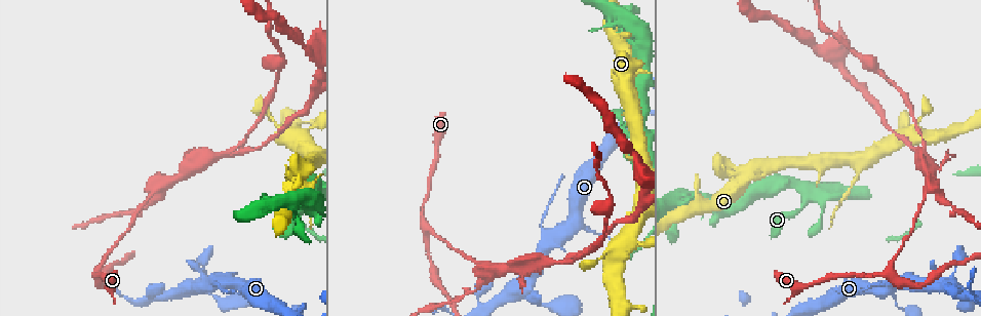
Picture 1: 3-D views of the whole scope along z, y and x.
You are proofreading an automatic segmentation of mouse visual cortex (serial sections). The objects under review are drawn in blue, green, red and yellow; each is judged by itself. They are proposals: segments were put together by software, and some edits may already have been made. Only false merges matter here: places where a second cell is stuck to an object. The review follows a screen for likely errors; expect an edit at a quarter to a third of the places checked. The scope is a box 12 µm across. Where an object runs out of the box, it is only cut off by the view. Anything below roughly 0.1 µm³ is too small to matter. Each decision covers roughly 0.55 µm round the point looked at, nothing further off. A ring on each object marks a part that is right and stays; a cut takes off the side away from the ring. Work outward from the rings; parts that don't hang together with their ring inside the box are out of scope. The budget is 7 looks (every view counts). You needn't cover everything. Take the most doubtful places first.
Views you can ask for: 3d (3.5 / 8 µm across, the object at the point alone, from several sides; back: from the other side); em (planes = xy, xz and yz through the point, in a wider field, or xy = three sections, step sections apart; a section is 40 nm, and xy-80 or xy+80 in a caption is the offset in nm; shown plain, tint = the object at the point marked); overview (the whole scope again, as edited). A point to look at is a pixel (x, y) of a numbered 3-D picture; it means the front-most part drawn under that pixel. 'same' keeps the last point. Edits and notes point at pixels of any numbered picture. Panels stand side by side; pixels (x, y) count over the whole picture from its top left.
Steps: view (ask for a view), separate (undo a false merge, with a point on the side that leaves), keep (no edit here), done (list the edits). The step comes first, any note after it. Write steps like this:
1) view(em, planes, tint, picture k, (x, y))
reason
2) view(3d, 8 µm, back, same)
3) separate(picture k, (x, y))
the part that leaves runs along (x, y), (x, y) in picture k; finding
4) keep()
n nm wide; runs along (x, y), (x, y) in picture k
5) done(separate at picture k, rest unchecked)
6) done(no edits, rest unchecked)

view(3d, 3.5 µm, back, picture 1, (962, 290))
a narrow waist

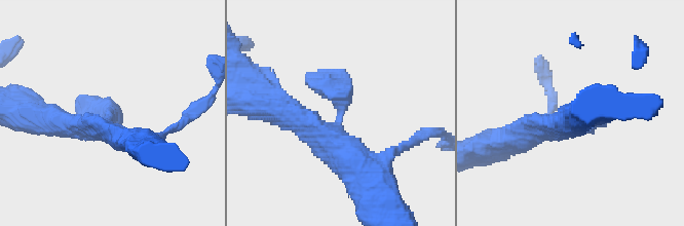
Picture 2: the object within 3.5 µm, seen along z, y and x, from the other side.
view(em, planes, tint, picture 2, (341, 117))

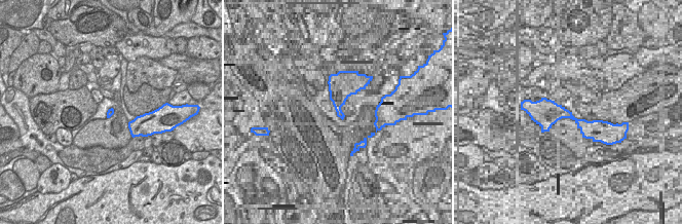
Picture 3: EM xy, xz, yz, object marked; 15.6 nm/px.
view(em, xy, step 1, tint, same)

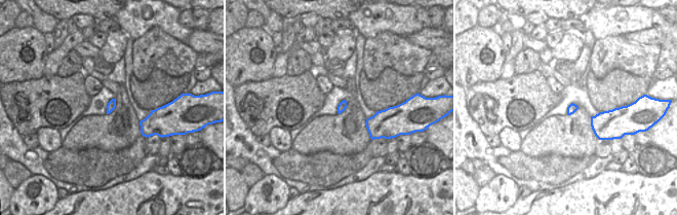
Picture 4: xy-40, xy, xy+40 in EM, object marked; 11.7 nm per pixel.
keep()
runs along (571, 121), (611, 99) in picture 2; all the same cell

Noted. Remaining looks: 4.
view(3d, 3.5 µm, picture 1, (424, 227))
calibre changes

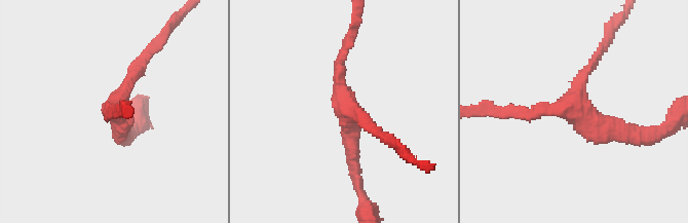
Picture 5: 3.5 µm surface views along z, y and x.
view(em, xy, step 5, tint, picture 5, (571, 103))
3 arms; arms of 150, 150, 250 nm; now the EM

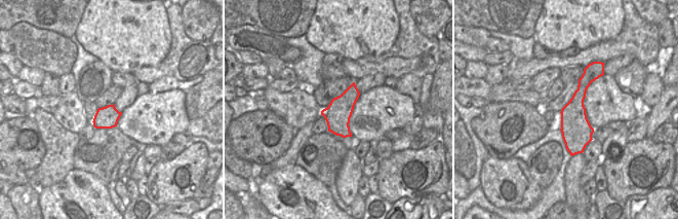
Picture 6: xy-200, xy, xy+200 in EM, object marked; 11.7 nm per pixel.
keep()
300 nm wide; runs along (586, 73), (574, 108), (573, 151) in picture 6; one cell here

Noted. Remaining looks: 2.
view(3d, 3.5 µm, picture 1, (158, 187))
sharp bend

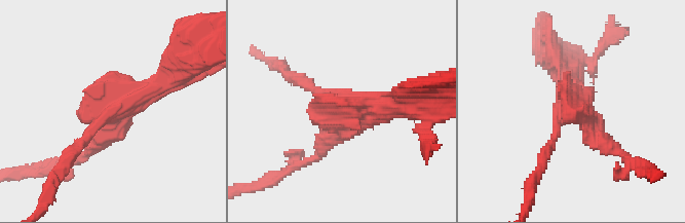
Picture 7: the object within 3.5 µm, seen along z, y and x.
view(em, xy, step 2, tint, picture 7, (566, 106))
need the tissue

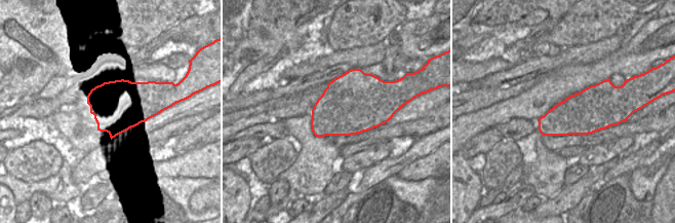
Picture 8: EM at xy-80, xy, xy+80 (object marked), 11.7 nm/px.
separate(picture 7, (324, 129))
the part that leaves runs along (562, 114), (572, 105), (562, 70) in picture 7; two cells meet here

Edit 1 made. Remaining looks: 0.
done(separate at picture 7, rest unchecked)

